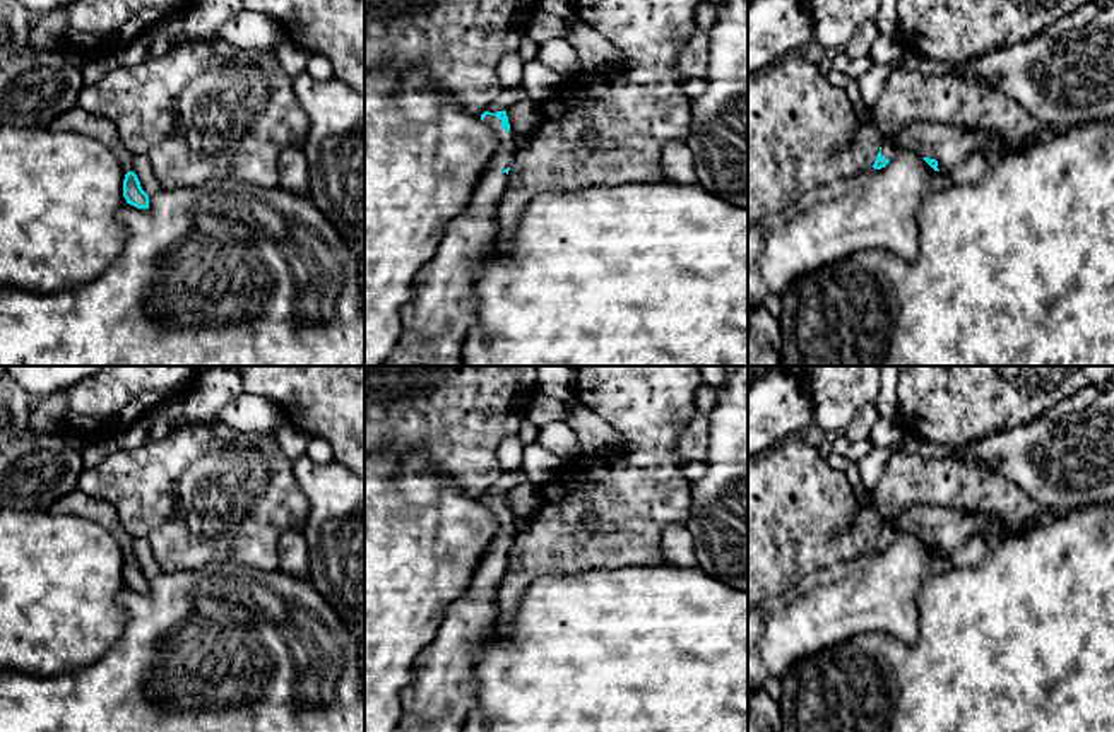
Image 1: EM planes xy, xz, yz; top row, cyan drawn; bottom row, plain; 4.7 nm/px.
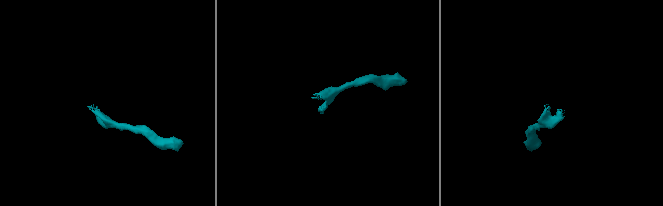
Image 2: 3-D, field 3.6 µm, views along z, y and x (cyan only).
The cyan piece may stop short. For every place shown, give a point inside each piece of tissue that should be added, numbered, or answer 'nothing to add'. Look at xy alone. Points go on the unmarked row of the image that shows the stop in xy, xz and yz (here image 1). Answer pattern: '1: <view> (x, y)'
1: xy (77, 503)

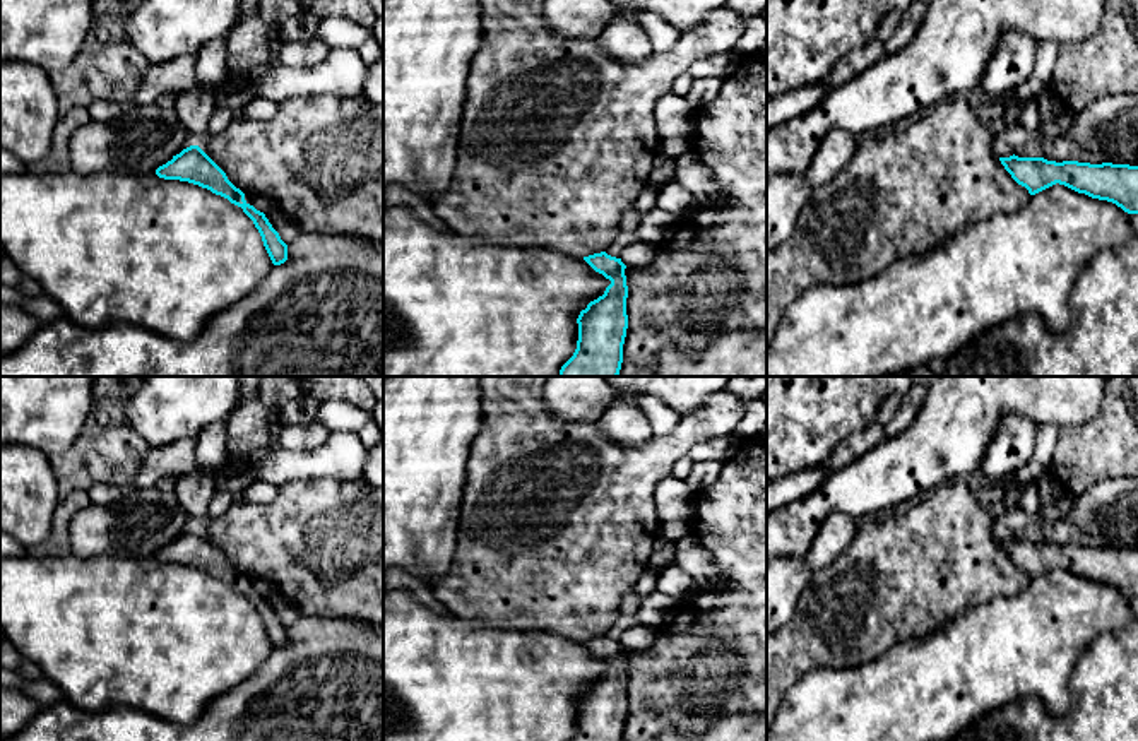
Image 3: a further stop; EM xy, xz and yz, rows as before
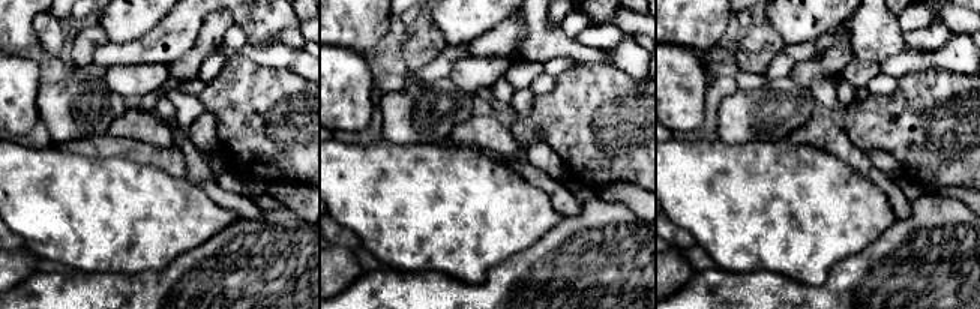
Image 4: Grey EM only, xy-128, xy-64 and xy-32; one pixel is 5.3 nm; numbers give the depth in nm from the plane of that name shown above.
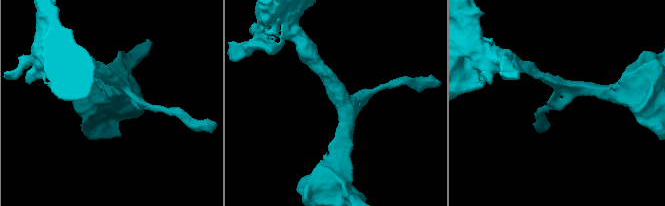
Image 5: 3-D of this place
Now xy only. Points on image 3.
nothing to add

